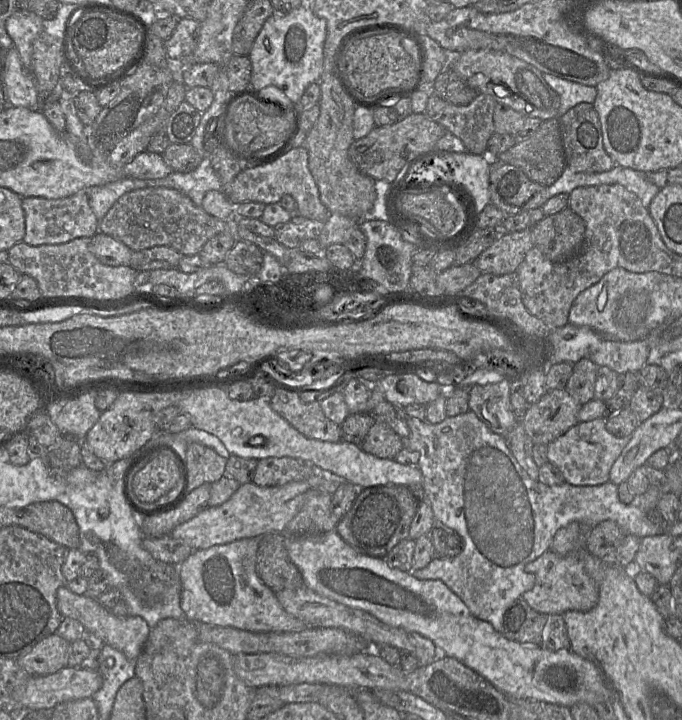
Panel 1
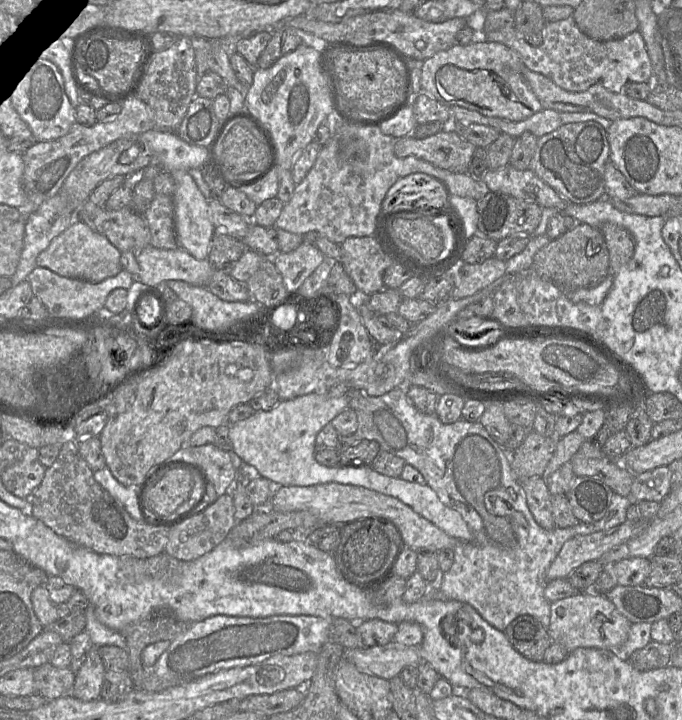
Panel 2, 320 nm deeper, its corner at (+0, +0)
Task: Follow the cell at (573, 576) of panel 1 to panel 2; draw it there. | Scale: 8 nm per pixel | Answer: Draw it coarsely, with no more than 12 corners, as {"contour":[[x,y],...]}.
{"contour":[[605,595],[550,603],[547,630],[568,653],[617,651],[632,623]]}

